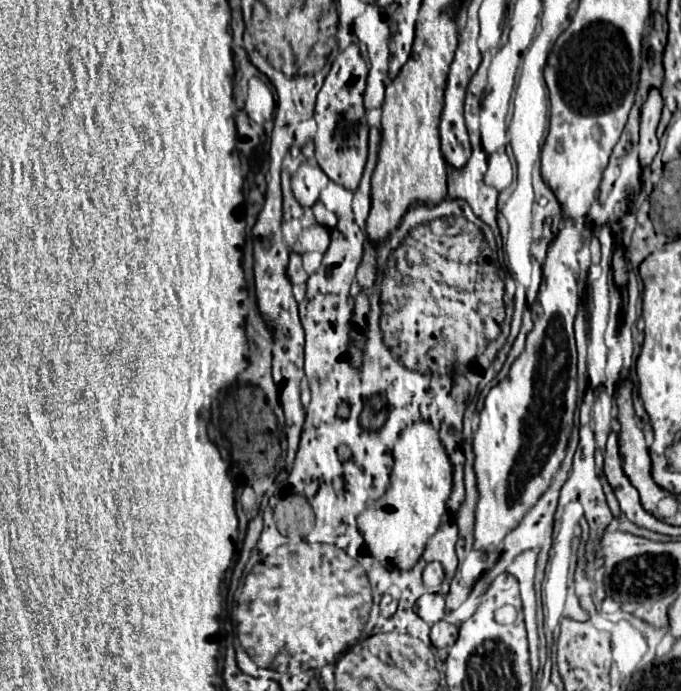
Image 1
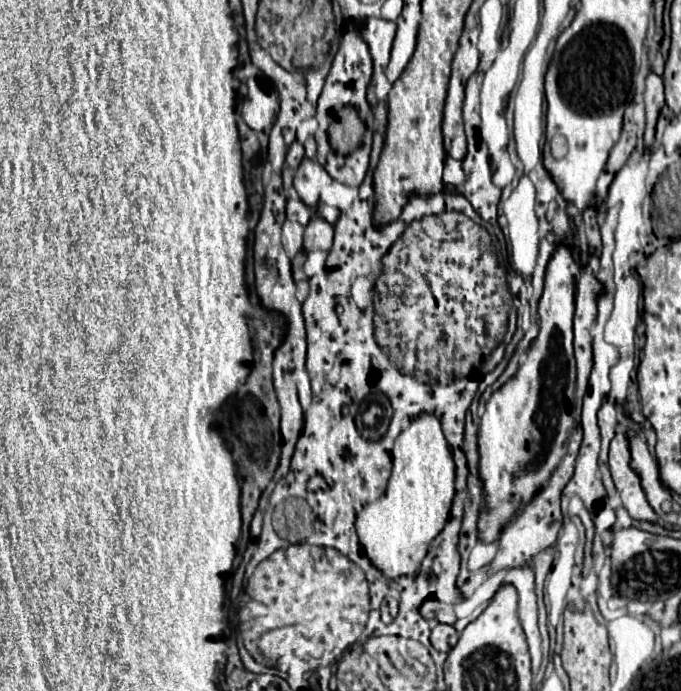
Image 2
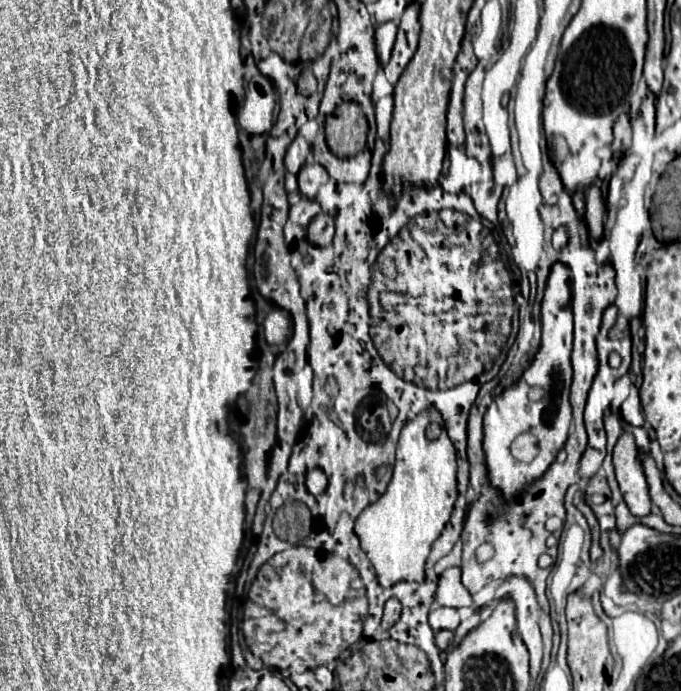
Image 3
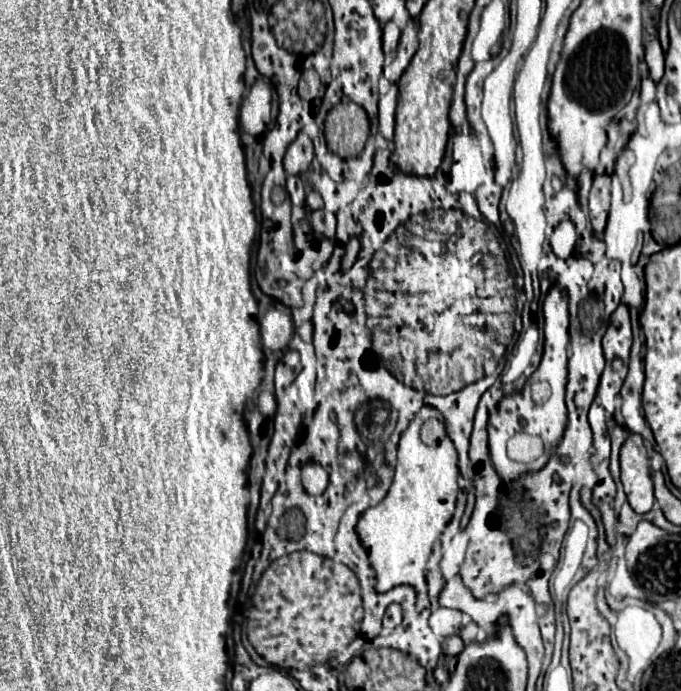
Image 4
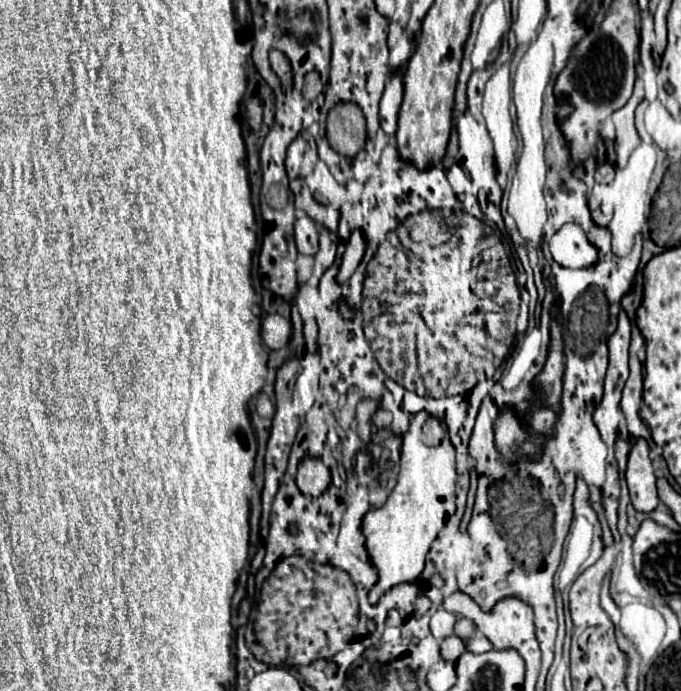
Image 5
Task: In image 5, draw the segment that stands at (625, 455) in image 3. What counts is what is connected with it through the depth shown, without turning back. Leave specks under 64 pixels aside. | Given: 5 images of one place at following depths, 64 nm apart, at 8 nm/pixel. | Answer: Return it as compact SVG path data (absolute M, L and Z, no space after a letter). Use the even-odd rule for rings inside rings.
M636 438L626 464L626 482L632 506L638 512L652 512L658 506L658 492L656 492L656 476L652 470L652 462L648 458L648 444L644 438Z

